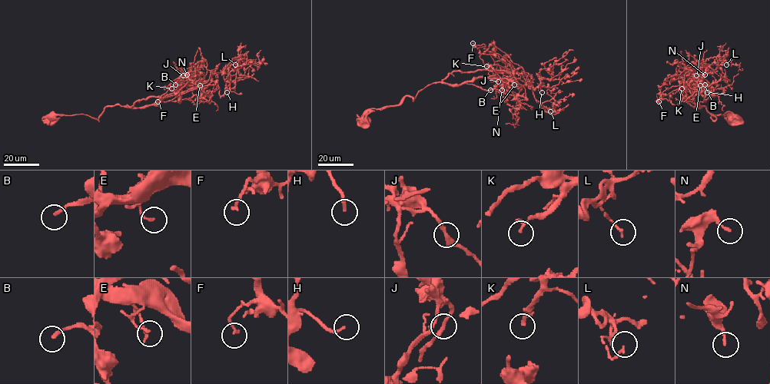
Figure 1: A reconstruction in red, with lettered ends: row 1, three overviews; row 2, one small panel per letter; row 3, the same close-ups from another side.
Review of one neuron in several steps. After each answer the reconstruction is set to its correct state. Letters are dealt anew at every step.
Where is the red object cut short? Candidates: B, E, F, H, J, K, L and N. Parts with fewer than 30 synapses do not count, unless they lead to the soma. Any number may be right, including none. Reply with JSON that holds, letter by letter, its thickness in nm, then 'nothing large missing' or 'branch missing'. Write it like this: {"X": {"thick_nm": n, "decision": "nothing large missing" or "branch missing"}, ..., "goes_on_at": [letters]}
{"B": {"thick_nm": 180, "decision": "nothing large missing"}, "E": {"thick_nm": 110, "decision": "nothing large missing"}, "F": {"thick_nm": 150, "decision": "nothing large missing"}, "H": {"thick_nm": 170, "decision": "branch missing"}, "J": {"thick_nm": 200, "decision": "nothing large missing"}, "K": {"thick_nm": 170, "decision": "nothing large missing"}, "L": {"thick_nm": 140, "decision": "nothing large missing"}, "N": {"thick_nm": 150, "decision": "nothing large missing"}, "goes_on_at": ["H"]}

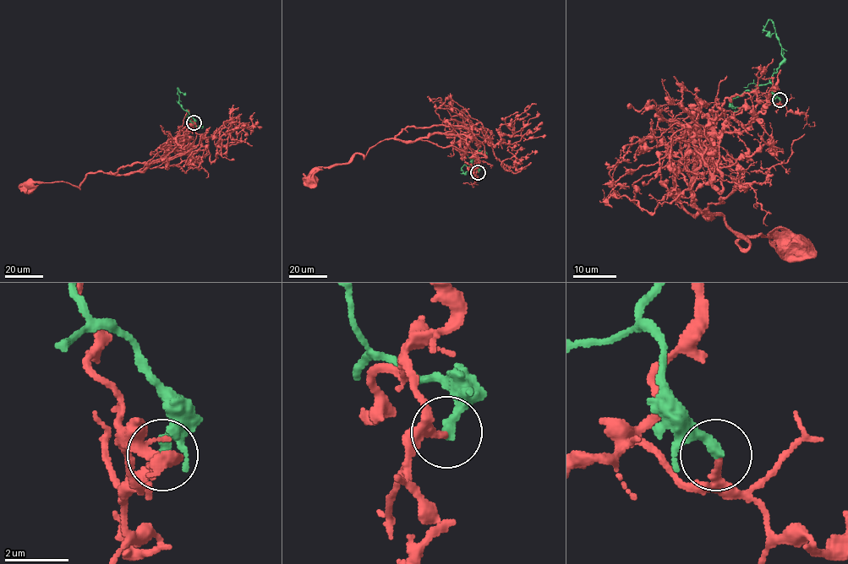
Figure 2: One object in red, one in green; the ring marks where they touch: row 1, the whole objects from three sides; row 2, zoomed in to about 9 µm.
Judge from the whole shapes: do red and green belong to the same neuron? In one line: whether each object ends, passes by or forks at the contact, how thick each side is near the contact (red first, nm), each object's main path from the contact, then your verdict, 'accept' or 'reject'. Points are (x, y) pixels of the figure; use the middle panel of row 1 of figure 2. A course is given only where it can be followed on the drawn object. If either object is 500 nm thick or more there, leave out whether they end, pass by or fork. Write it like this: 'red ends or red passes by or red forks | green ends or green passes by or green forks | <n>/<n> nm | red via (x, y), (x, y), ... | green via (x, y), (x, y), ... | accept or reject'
red ends | green ends | 200/340 nm | red via (478, 172), (460, 135), (438, 133), (380, 141), (363, 158), (356, 153), (347, 163), (315, 167), (309, 181) | green via (478, 172), (473, 167), (462, 173), (462, 168), (464, 165), (469, 167) | reject

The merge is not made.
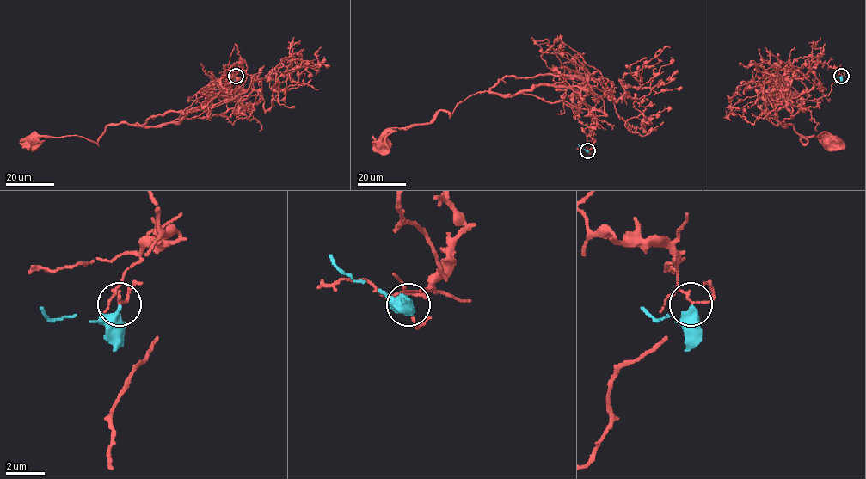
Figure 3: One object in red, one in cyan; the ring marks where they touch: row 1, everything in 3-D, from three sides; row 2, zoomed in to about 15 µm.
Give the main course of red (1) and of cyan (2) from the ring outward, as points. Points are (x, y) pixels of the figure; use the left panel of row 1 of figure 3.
1: (236, 76), (242, 59), (221, 89), (179, 121), (110, 124), (97, 144), (76, 135), (27, 142)
2: (236, 76), (232, 77), (225, 76)

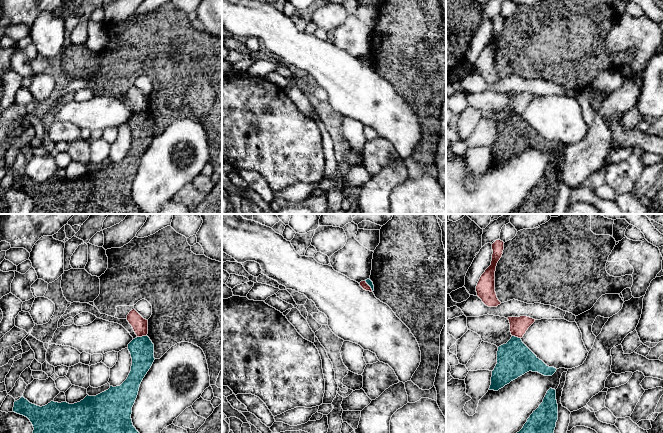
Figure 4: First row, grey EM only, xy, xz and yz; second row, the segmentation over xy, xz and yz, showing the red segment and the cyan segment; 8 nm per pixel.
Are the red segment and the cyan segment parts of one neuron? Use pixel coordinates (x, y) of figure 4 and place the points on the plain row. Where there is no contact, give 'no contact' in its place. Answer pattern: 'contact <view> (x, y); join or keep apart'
contact xy (141, 112); keep apart

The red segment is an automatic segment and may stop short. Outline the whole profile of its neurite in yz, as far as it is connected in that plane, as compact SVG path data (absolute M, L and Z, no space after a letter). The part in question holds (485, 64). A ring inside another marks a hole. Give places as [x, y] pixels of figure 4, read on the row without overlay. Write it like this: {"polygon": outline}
{"polygon": "M496 16L492 20L492 26L493 30L491 41L481 51L476 62L476 68L477 72L486 82L497 83L501 80L501 78L498 76L495 68L495 47L497 39L503 30L504 18L501 16Z"}

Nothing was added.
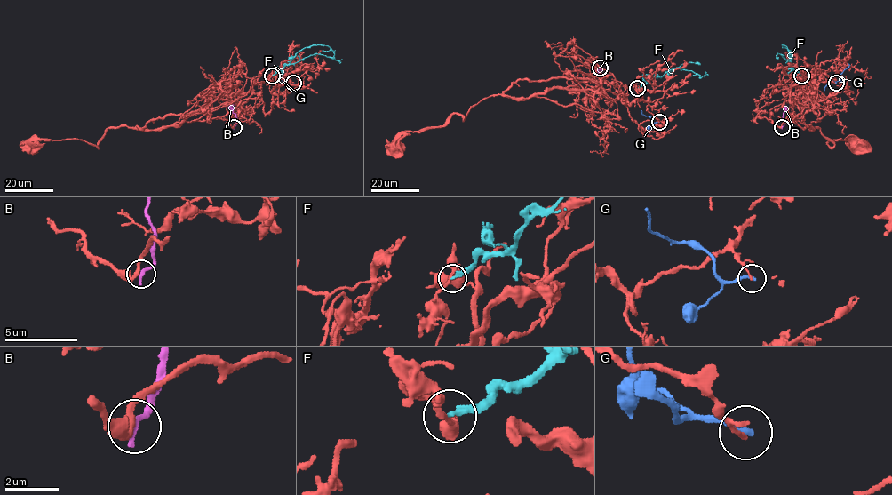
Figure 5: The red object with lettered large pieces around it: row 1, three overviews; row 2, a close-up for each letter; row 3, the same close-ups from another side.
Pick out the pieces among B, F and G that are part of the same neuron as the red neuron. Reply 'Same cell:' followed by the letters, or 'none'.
Same cell: none

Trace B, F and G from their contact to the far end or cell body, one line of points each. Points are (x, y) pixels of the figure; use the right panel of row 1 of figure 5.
B: (782, 127), (784, 104)
F: (801, 75), (793, 68), (791, 54), (783, 44), (792, 58), (789, 59)
G: (835, 83), (830, 77), (824, 91)

